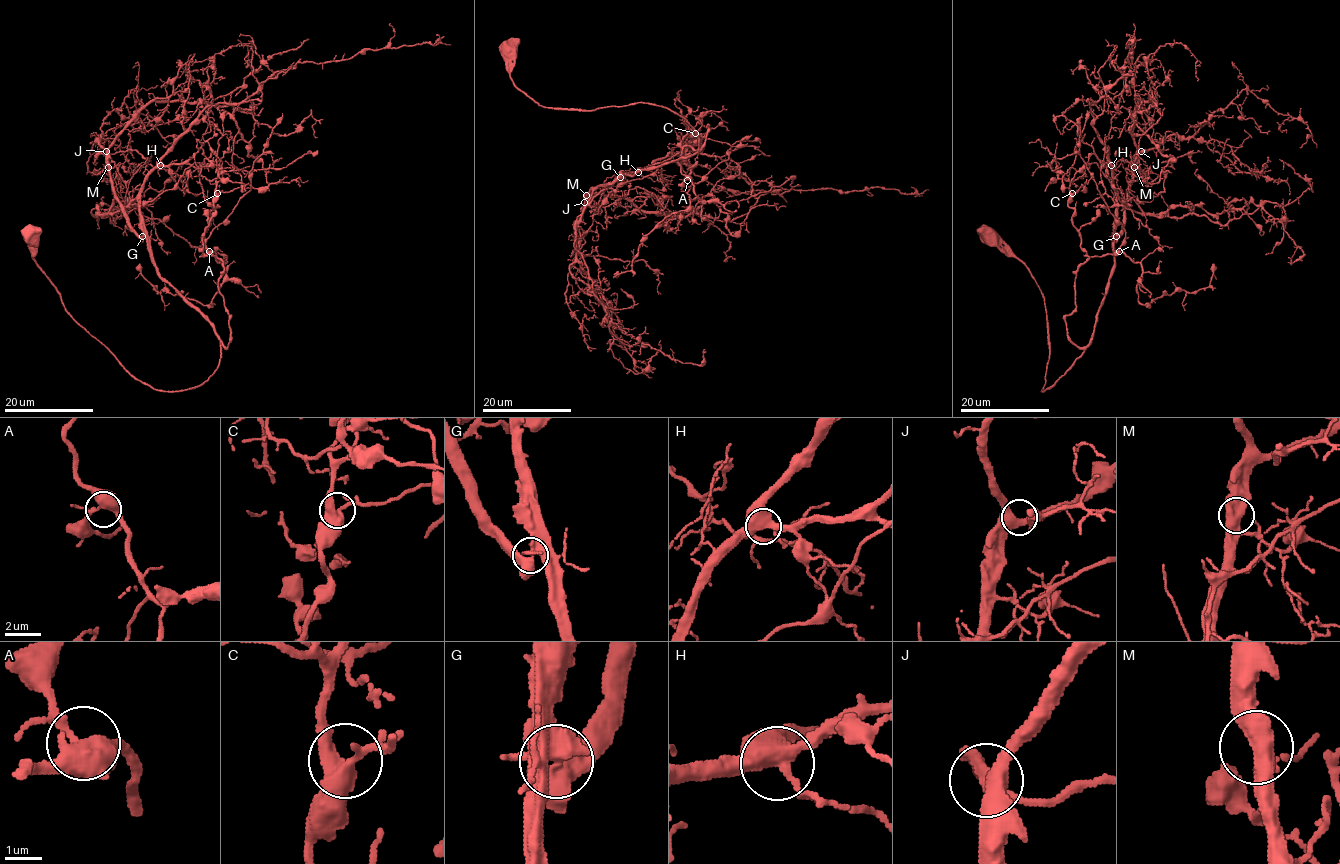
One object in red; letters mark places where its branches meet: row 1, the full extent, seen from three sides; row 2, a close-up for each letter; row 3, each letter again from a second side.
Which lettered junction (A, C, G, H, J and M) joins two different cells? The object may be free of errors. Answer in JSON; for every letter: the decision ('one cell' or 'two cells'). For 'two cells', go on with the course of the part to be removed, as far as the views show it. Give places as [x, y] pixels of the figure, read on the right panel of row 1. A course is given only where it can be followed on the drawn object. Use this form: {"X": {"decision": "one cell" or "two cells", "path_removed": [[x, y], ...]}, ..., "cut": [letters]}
{"A": {"decision": "one cell"}, "C": {"decision": "one cell"}, "G": {"decision": "two cells", "path_removed": [[1115, 237], [1133, 176], [1135, 107], [1155, 103], [1134, 121], [1142, 131], [1143, 170], [1115, 151]]}, "H": {"decision": "one cell"}, "J": {"decision": "one cell"}, "M": {"decision": "one cell"}, "cut": ["G"]}

